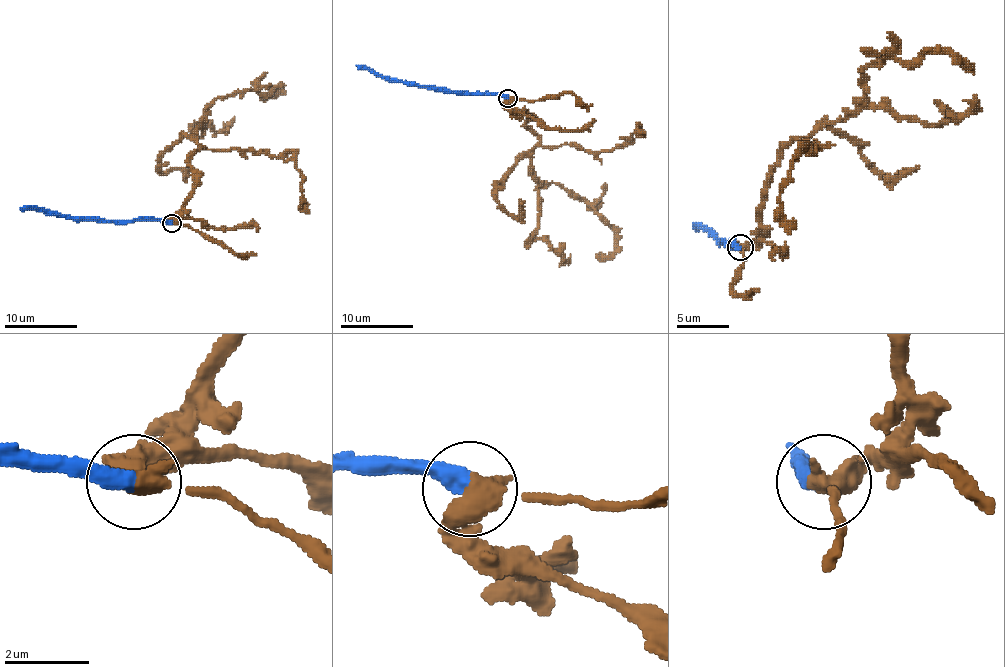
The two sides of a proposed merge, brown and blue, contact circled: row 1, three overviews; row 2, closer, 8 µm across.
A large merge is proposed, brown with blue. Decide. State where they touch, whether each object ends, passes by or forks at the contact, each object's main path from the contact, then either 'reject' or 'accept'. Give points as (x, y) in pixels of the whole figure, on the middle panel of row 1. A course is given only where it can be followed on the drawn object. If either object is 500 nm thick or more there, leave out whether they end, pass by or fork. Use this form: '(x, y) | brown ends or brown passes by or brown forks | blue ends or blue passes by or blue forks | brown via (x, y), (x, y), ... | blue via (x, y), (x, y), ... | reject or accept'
(507, 98) | brown passes by | blue ends | brown via (508, 98), (537, 137), (532, 173), (577, 193), (614, 230), (616, 248), (596, 257) | blue via (508, 98), (389, 82), (356, 65) | accept

